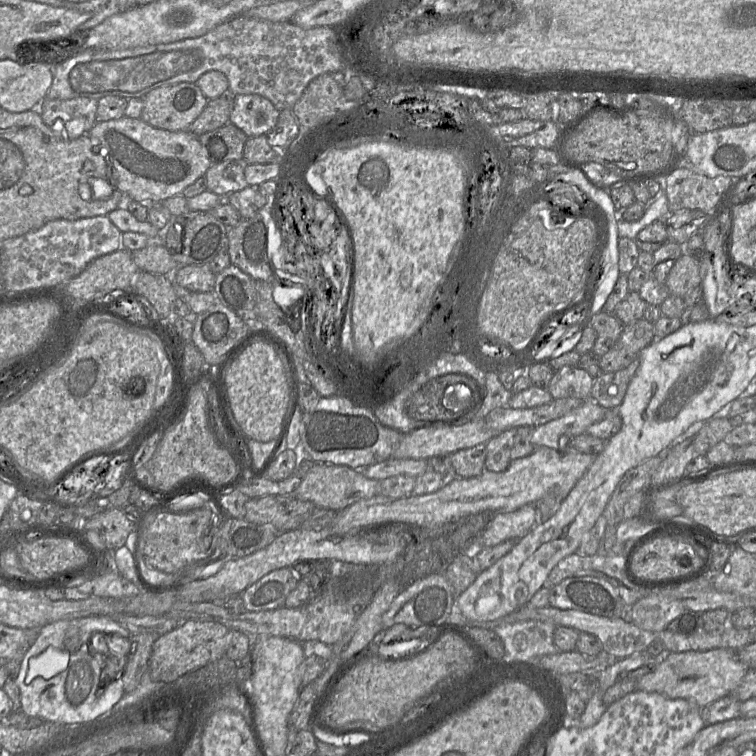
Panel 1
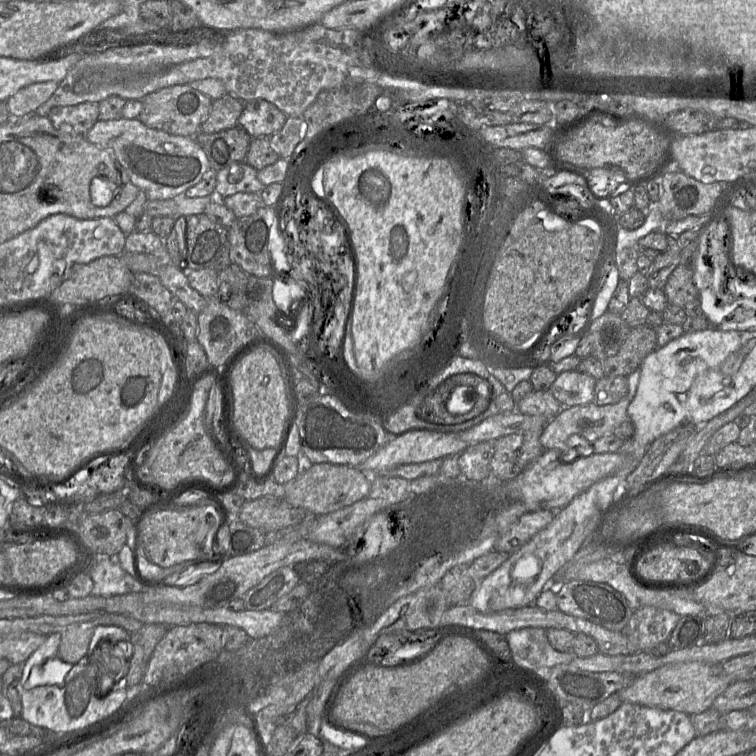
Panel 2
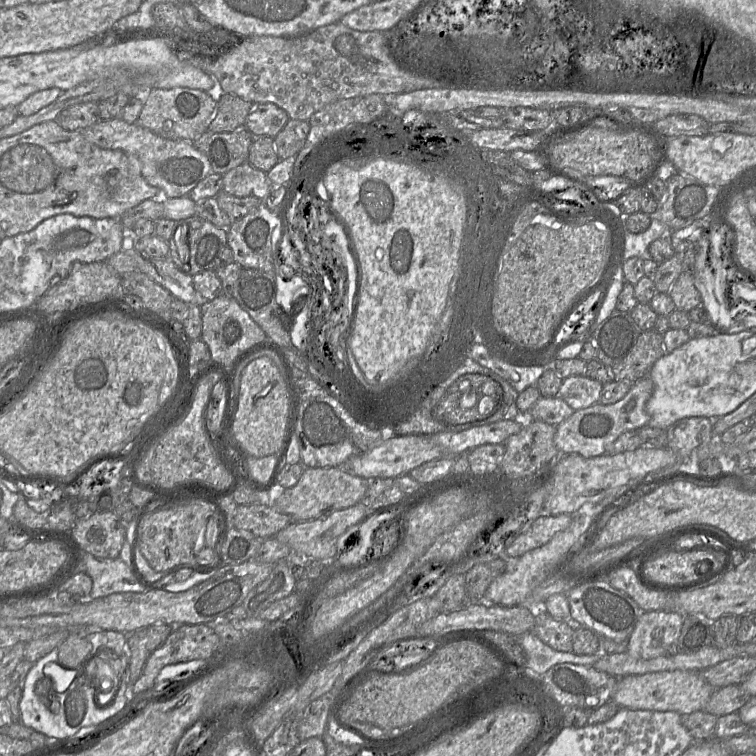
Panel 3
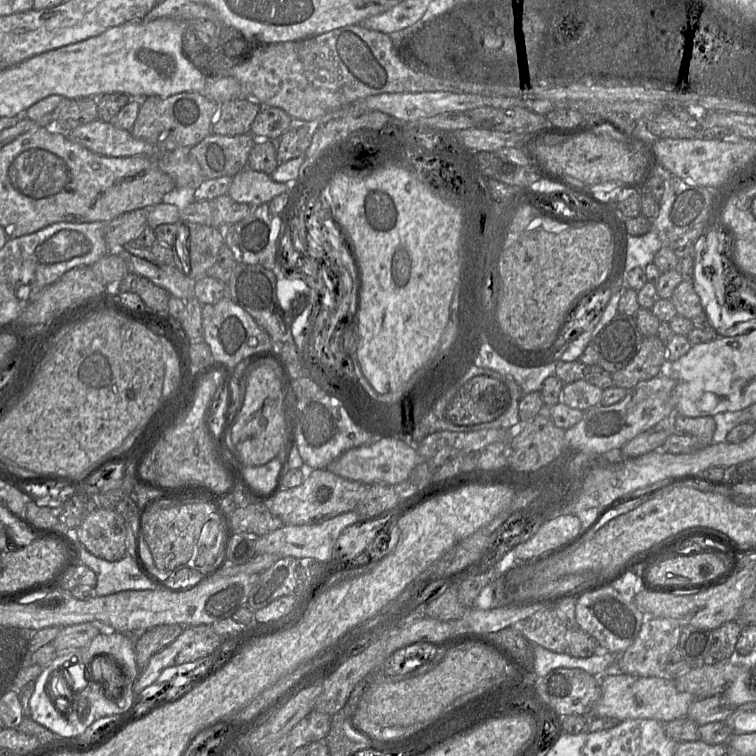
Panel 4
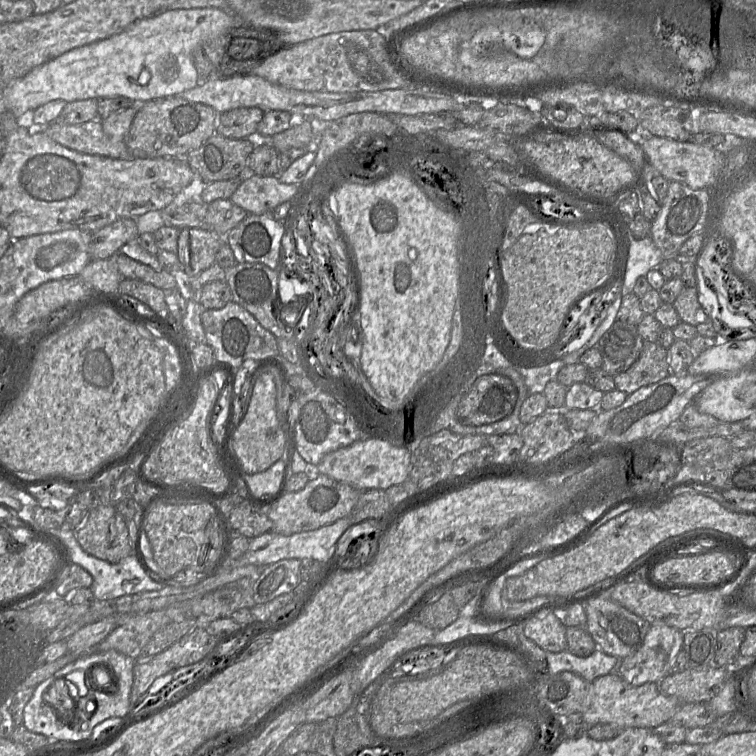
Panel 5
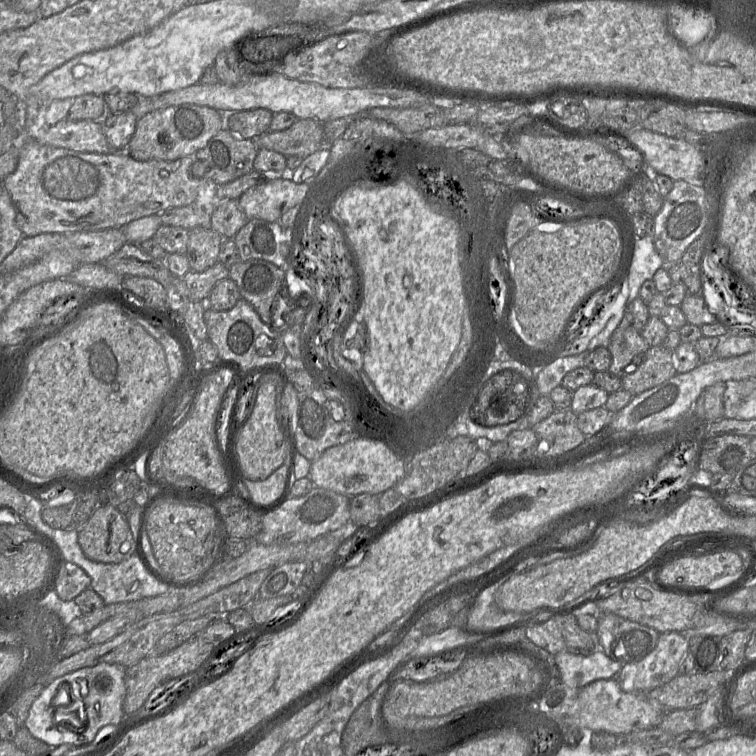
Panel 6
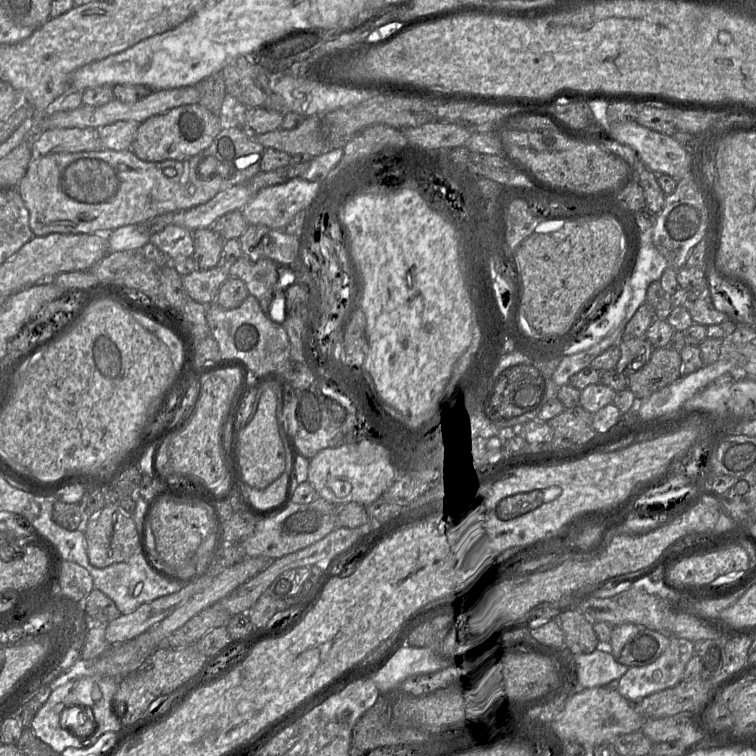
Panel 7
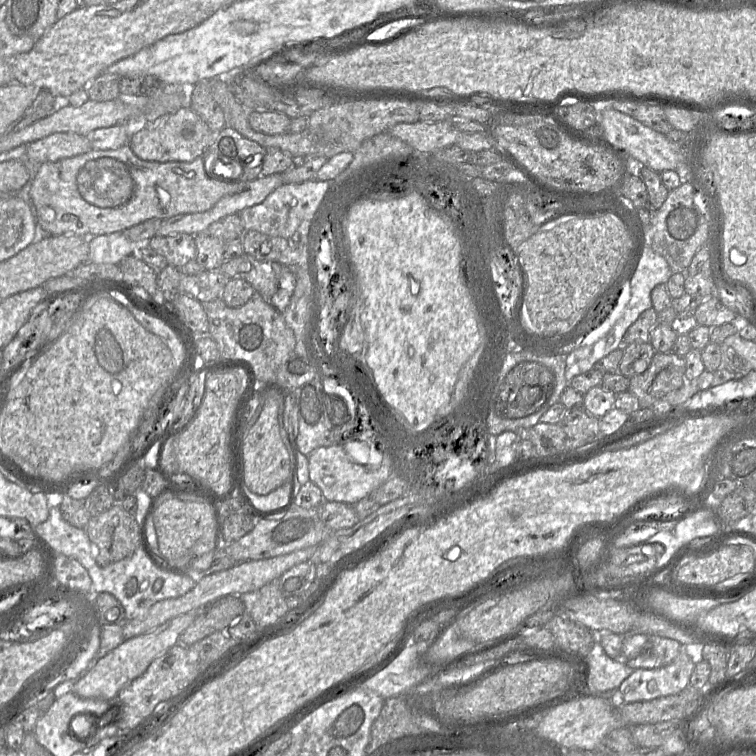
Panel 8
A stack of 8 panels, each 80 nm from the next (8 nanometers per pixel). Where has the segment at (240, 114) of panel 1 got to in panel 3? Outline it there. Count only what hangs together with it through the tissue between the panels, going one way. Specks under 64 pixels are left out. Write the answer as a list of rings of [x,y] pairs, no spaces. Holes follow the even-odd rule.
[[[273,103],[254,104],[246,117],[246,129],[253,137],[269,136],[274,138],[289,121],[288,114]]]

